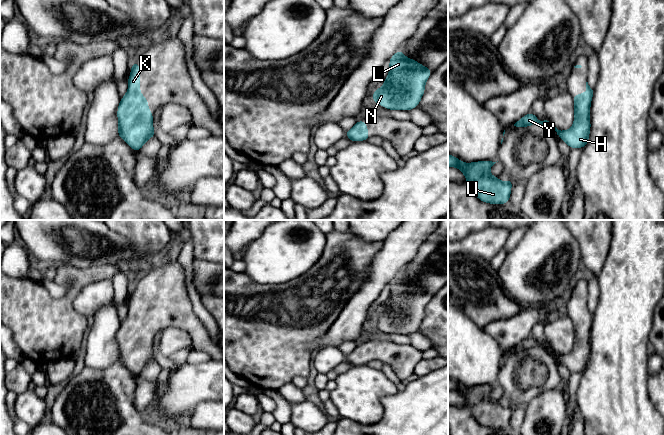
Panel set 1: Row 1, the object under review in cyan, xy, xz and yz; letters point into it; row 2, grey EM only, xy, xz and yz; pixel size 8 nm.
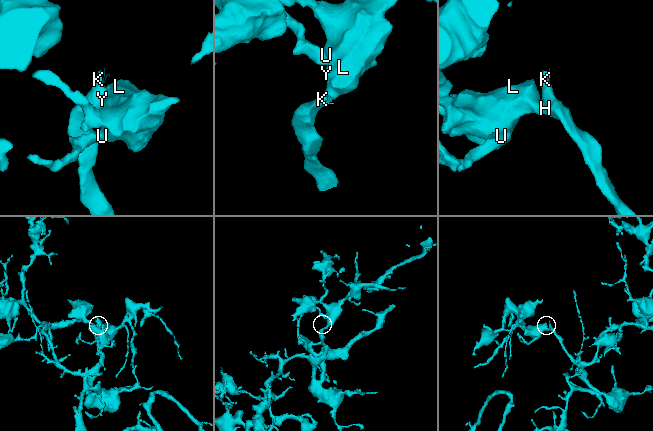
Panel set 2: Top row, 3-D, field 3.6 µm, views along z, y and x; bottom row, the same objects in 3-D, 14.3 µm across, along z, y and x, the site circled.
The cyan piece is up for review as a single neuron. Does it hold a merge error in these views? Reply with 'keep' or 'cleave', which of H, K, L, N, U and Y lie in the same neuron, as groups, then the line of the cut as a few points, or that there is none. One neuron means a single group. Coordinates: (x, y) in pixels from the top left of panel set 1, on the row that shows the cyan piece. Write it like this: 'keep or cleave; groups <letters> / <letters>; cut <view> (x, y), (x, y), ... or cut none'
keep; groups H K L N U Y; cut none

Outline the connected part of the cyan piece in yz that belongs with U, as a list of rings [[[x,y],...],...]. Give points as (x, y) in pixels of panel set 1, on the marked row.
[[[448,154],[448,167],[458,168],[465,175],[465,183],[480,201],[503,205],[510,201],[513,179],[501,182],[497,176],[491,176],[490,169],[495,163],[488,160],[464,163]]]

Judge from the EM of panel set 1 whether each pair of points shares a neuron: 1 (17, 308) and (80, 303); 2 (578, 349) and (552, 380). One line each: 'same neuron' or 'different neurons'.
1: different neurons
2: different neurons

